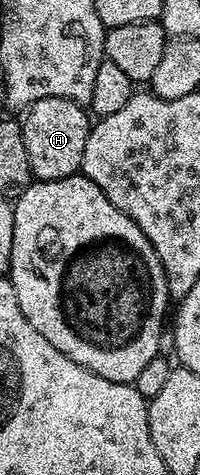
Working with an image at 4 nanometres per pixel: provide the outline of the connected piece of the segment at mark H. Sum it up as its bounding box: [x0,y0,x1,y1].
[23,97,90,181]

